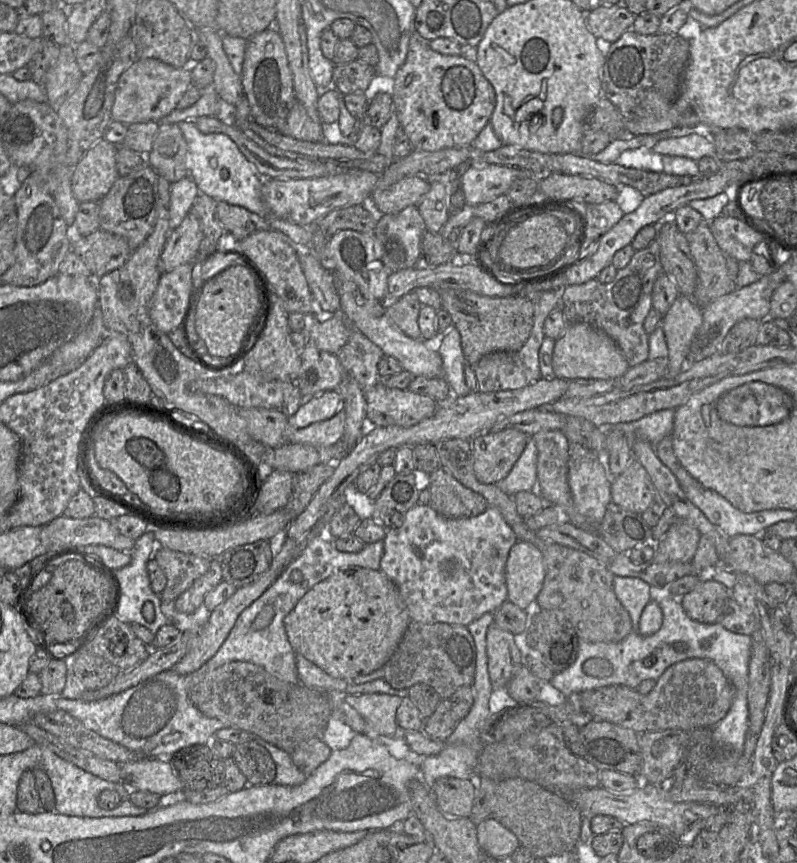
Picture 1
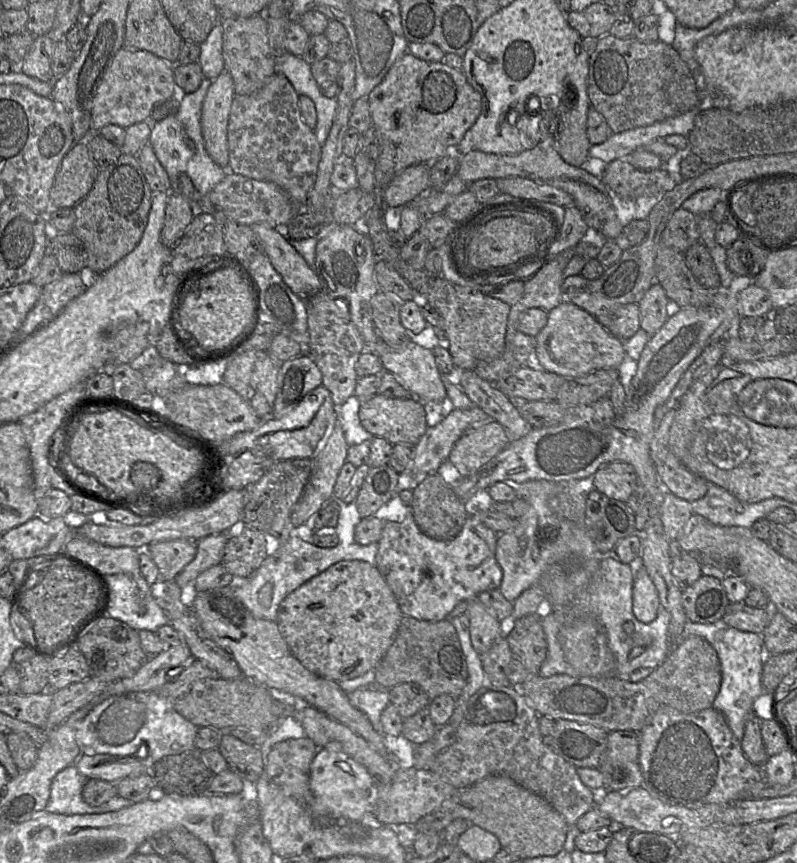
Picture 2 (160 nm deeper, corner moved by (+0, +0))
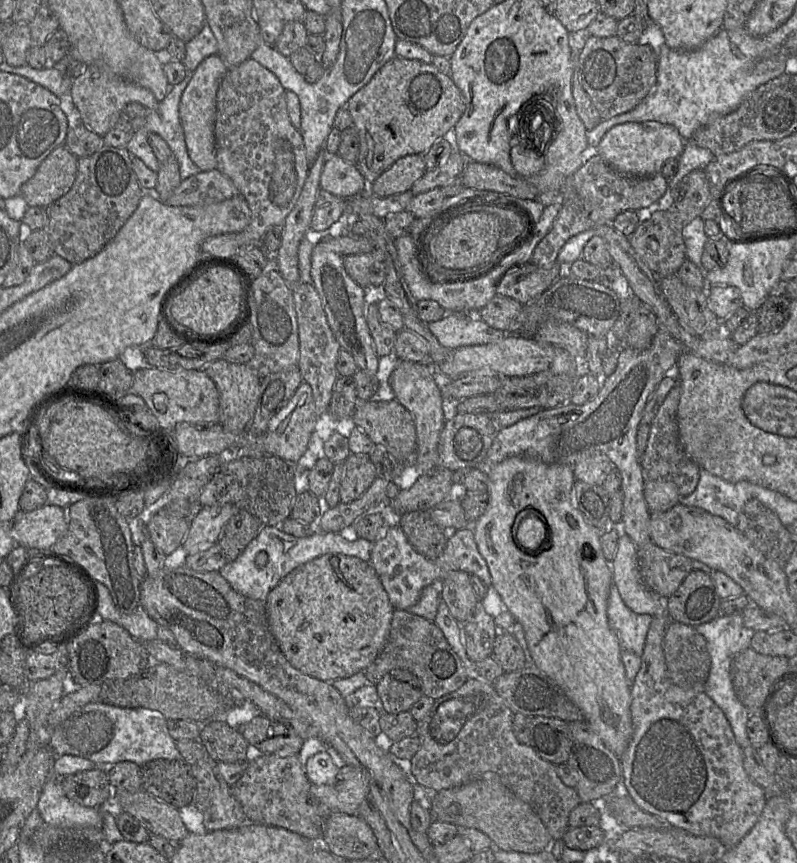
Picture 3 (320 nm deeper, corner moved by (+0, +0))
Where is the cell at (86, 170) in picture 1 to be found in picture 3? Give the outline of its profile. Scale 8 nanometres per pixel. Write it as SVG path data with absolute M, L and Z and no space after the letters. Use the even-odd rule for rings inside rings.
M64 145L56 148L21 186L19 195L29 207L48 207L53 204L73 186L78 159Z

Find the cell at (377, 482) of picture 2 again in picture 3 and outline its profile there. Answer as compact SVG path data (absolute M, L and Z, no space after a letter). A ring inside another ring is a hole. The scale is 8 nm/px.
M351 453L343 466L339 489L340 502L350 503L362 496L378 476L368 455Z

